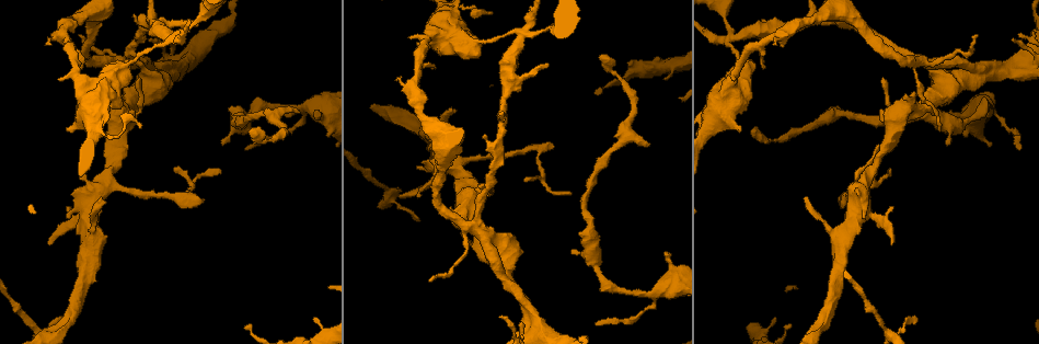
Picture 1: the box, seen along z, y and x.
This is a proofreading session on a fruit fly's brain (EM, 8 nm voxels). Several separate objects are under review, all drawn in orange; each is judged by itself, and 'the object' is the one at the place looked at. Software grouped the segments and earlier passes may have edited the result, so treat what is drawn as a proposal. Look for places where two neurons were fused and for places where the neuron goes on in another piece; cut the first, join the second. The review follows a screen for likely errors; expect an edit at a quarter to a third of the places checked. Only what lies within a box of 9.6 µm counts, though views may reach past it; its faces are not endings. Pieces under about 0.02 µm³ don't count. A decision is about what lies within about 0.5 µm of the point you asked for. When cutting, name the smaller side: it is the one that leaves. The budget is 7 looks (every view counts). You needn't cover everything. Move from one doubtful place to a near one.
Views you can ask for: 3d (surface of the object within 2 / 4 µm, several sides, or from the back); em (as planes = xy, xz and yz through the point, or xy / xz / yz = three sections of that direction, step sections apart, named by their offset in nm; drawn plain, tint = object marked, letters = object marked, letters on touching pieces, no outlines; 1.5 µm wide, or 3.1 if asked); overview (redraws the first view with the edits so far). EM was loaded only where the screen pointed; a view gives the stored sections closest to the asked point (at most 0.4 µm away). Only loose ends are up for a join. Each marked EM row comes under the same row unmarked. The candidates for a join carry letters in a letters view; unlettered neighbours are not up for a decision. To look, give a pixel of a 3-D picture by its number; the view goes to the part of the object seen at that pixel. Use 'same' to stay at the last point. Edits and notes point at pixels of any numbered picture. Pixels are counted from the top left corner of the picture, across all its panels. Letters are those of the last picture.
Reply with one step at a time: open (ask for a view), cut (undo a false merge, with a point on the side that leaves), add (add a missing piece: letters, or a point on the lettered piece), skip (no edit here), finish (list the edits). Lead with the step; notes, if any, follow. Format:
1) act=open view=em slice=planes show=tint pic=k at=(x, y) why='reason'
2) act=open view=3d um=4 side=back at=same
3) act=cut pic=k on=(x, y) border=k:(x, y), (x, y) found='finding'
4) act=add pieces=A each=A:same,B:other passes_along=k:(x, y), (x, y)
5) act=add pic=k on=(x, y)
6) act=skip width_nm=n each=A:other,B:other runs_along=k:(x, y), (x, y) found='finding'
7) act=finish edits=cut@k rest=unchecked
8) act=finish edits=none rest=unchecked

act=open view=em slice=planes show=letters pic=1 at=(417, 43)

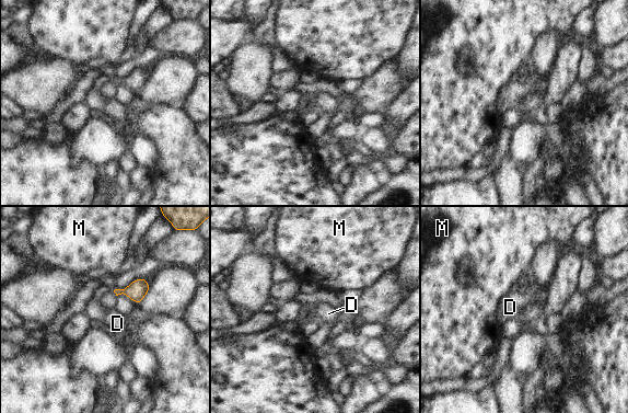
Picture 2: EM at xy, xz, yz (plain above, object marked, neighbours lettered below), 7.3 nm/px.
act=skip each=D:other,M:other border=2:(113, 290), (116, 295) found='none of them fits'

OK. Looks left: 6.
act=open view=em slice=planes show=letters pic=1 at=(753, 129) why='long arm stops here'

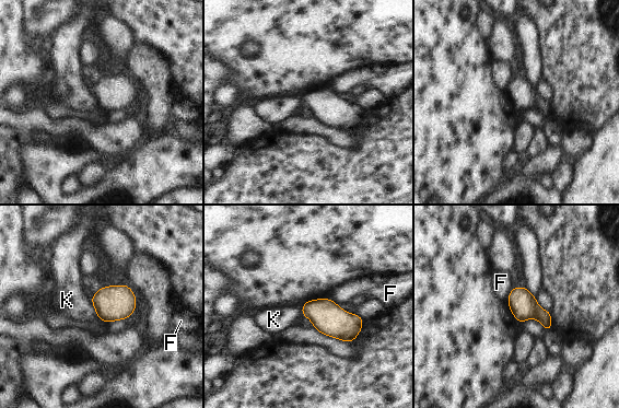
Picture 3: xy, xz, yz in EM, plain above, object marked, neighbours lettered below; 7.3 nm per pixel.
act=skip each=F:other,K:other border=3:(319, 298), (328, 298), (336, 303) found='no lettered piece goes on from it'

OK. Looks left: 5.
act=open view=em um=3.1 slice=planes show=tint pic=1 at=(418, 221) why='thin end'

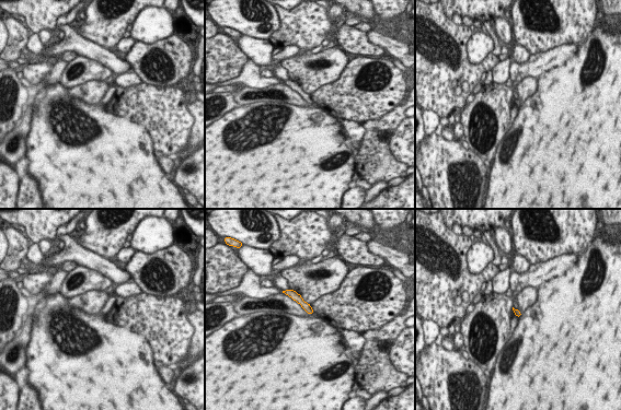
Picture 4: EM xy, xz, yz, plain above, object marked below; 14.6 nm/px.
act=open view=em um=3.1 slice=planes show=letters at=same

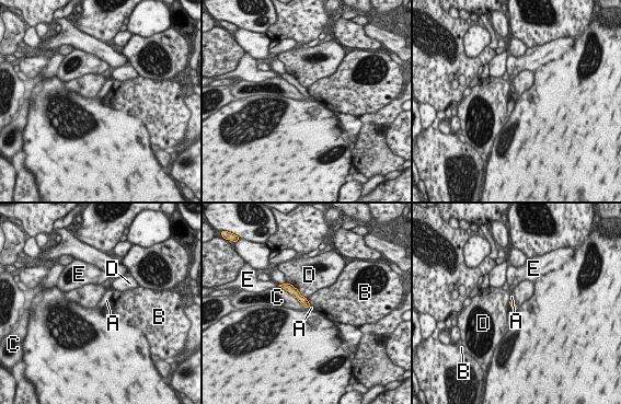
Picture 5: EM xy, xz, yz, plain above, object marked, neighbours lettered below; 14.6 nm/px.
act=skip width_nm=90 longest_contact=C:550nm each=A:other,B:other,C:other,D:other,E:other found='none of them fits'

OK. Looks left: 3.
act=finish edits=none rest=unchecked

